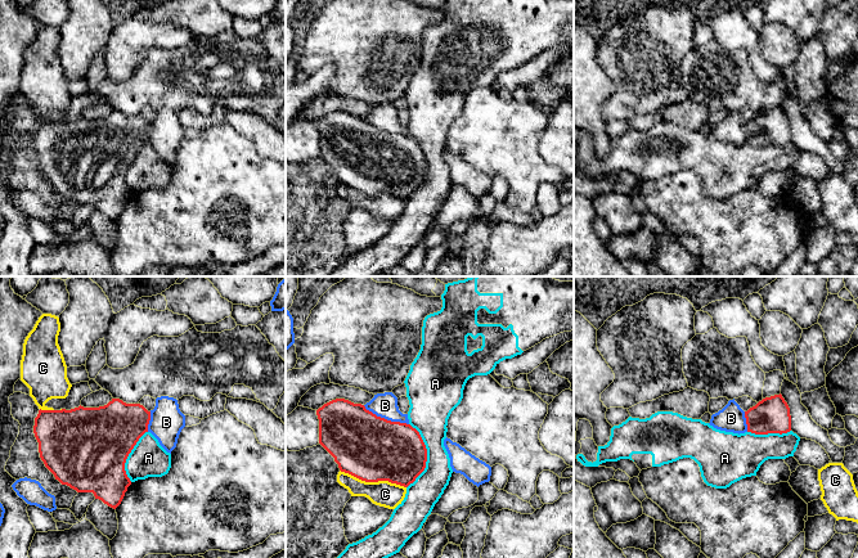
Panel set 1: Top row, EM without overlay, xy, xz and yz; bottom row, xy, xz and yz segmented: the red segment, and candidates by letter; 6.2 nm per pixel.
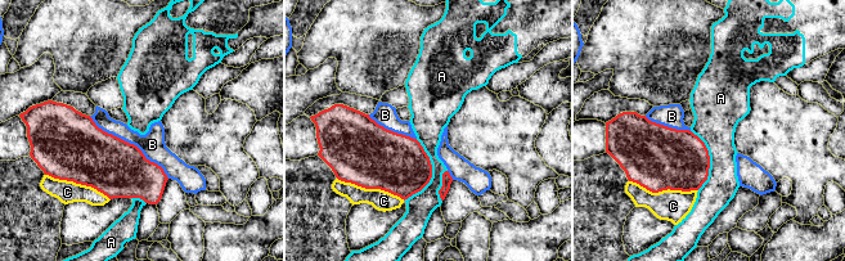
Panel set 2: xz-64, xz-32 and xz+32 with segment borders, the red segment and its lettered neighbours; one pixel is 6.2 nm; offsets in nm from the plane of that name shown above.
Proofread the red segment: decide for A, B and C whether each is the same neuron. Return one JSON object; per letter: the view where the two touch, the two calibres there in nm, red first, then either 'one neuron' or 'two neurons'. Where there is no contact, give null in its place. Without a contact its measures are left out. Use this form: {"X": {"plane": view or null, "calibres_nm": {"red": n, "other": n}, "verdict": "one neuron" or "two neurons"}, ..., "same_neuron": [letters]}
{"A": {"plane": "xz", "calibres_nm": {"red": 380, "other": 240}, "verdict": "two neurons"}, "B": {"plane": "xz", "calibres_nm": {"red": 400, "other": 160}, "verdict": "two neurons"}, "C": {"plane": "xz", "calibres_nm": {"red": 400, "other": 160}, "verdict": "two neurons"}, "same_neuron": []}

